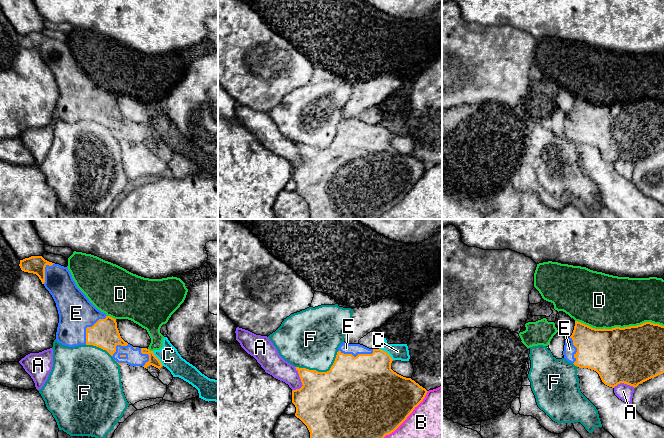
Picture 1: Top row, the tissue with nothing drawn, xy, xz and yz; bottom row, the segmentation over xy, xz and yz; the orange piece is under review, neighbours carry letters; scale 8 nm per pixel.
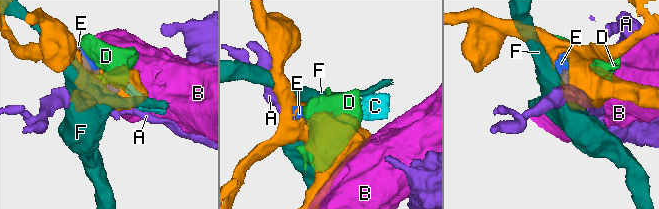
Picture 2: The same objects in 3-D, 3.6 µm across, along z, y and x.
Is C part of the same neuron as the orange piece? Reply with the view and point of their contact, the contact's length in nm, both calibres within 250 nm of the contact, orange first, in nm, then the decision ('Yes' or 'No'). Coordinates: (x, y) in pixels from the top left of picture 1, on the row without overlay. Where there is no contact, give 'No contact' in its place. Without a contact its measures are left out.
Touches orange at xz (386, 128). Shared border 150 nm. Thickness 380 nm (orange) against 130 nm. No

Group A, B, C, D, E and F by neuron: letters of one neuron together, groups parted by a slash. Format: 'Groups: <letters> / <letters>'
Groups: A / B / C / D / E / F

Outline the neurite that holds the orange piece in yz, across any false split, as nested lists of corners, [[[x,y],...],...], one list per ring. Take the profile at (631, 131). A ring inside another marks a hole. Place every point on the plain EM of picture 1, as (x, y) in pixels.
[[[575,97],[572,111],[565,116],[563,131],[579,144],[596,147],[609,163],[624,159],[635,164],[664,149],[664,102],[645,98],[624,104],[595,105]]]

